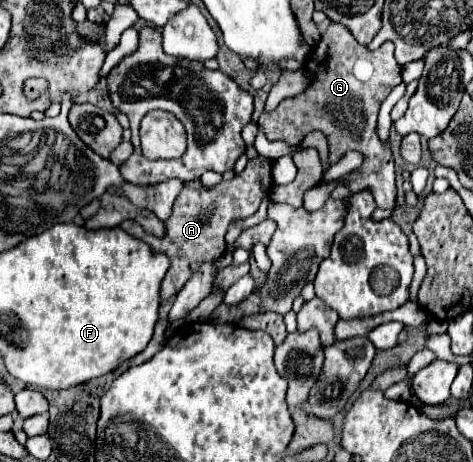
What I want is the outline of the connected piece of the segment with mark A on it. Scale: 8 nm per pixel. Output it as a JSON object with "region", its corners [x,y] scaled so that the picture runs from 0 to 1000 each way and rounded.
{"region":[[[543,338],[539,346],[522,351],[522,359],[510,377],[497,377],[497,385],[488,385],[480,394],[463,394],[450,407],[433,407],[425,398],[425,390],[391,394],[378,429],[366,437],[362,468],[345,481],[349,485],[345,515],[311,506],[290,481],[277,481],[277,476],[256,485],[256,494],[264,502],[273,502],[277,511],[298,515],[323,541],[357,554],[362,580],[340,615],[340,649],[357,649],[362,641],[370,641],[391,619],[391,610],[404,602],[404,593],[416,584],[416,576],[425,576],[429,567],[450,567],[450,563],[467,558],[467,550],[476,550],[476,532],[480,532],[476,498],[480,498],[484,481],[497,472],[535,463],[543,455],[543,446],[552,442],[552,433],[569,420],[573,403],[577,403],[573,346],[560,338]]]}

